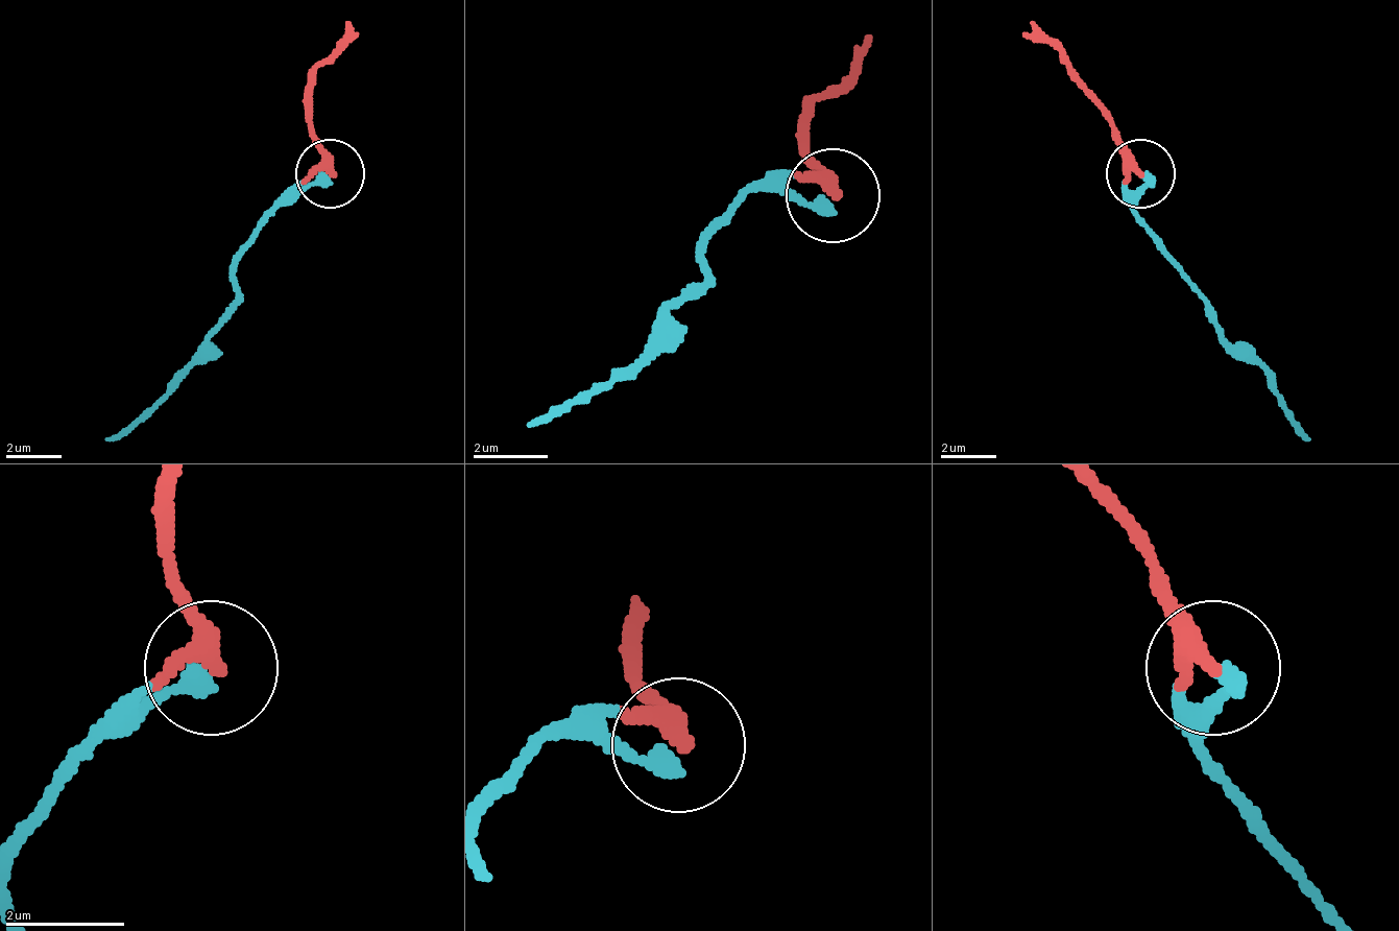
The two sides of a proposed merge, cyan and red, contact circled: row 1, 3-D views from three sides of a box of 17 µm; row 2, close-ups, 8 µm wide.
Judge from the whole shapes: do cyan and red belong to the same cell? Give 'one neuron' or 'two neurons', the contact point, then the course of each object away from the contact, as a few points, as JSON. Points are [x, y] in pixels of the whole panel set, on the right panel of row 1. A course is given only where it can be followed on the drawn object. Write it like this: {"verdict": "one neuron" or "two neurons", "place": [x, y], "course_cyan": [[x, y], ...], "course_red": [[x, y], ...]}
{"verdict": "one neuron", "place": [1140, 173], "course_cyan": [[1141, 171], [1135, 213], [1176, 261], [1210, 324], [1280, 392], [1307, 440]], "course_red": [[1141, 171], [1122, 130], [1032, 20]]}

